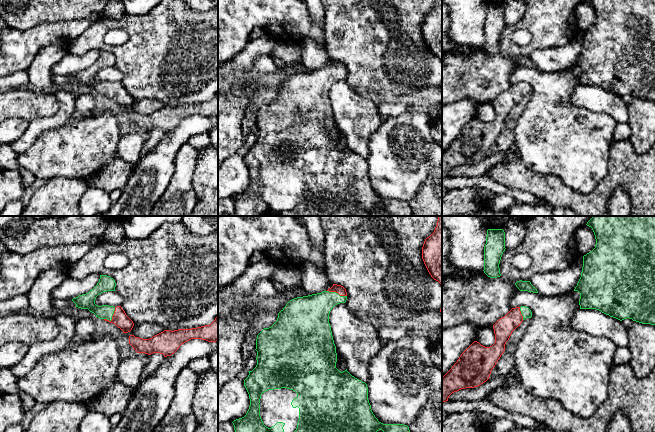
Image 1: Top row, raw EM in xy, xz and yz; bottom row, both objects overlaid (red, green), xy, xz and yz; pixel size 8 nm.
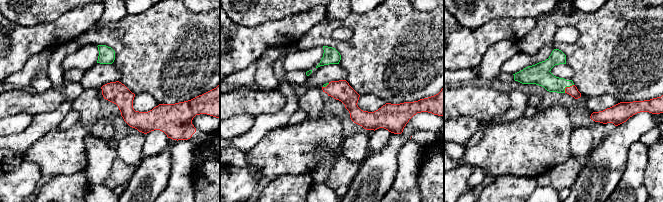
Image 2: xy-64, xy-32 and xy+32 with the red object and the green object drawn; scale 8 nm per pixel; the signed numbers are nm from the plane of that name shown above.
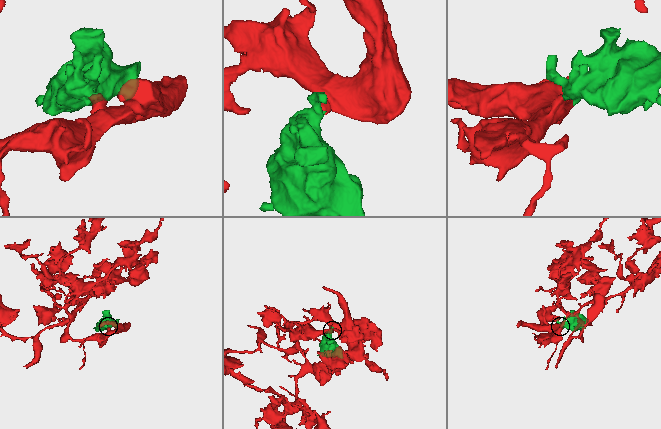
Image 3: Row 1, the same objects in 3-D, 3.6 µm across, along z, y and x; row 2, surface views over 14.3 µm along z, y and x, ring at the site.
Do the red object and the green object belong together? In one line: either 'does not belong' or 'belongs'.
belongs

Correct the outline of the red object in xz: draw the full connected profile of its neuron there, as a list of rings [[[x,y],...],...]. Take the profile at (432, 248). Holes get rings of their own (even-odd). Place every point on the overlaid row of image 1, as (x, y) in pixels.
[[[438,216],[434,232],[424,241],[422,259],[431,277],[442,285],[442,216]]]

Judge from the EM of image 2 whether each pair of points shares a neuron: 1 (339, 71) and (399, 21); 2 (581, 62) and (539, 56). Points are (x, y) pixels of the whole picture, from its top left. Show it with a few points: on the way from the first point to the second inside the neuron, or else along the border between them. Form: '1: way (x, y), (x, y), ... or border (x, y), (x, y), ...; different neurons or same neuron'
1: border (339, 63), (346, 71), (346, 77); different neurons
2: border (554, 47), (543, 45), (530, 54); different neurons

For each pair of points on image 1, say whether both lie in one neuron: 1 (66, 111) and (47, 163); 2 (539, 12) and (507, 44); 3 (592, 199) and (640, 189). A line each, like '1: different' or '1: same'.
1: different
2: same
3: same

